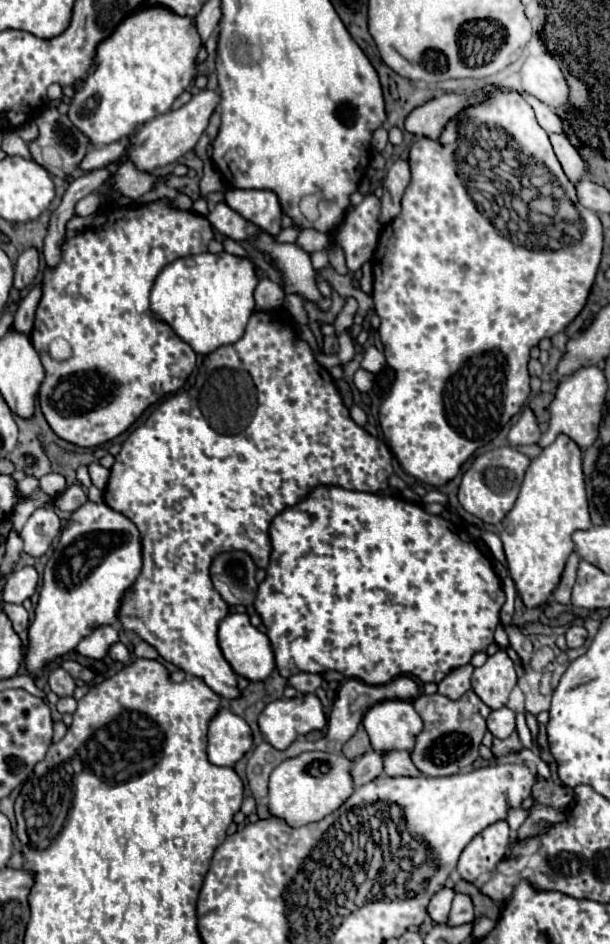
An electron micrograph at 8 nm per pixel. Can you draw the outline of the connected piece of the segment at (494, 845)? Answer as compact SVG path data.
M496 822L482 830L462 852L458 860L458 874L466 882L476 882L480 874L492 872L506 856L510 846L510 828L506 822Z

